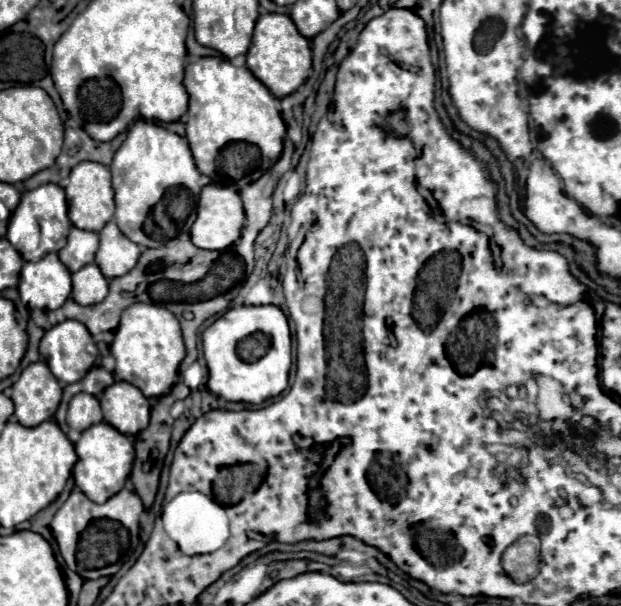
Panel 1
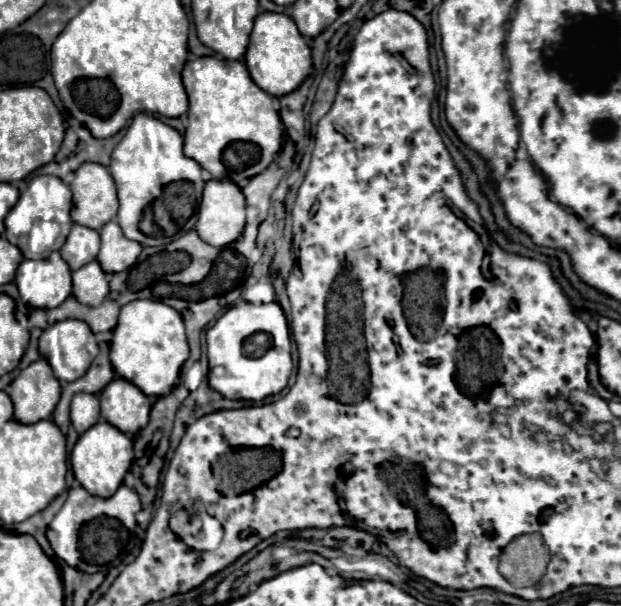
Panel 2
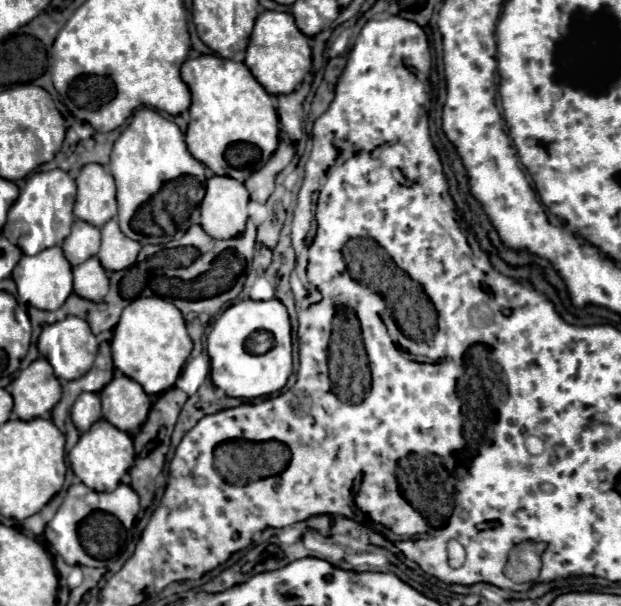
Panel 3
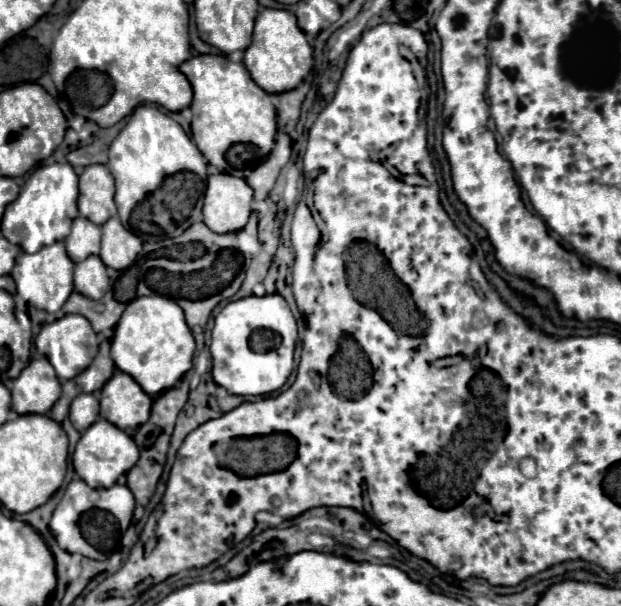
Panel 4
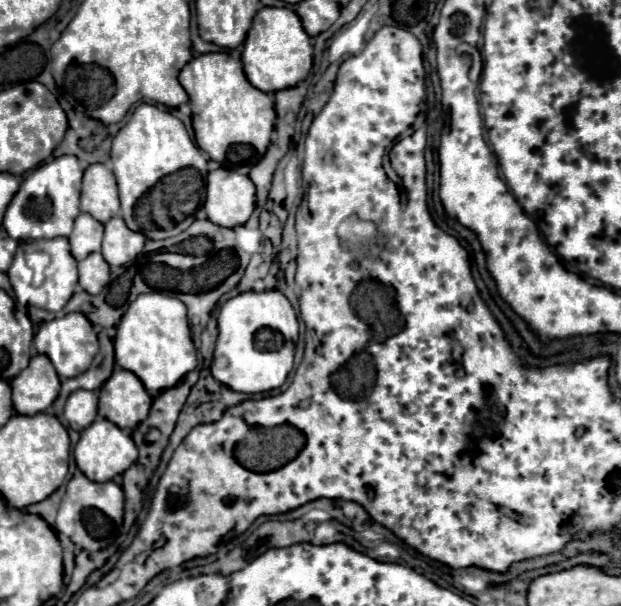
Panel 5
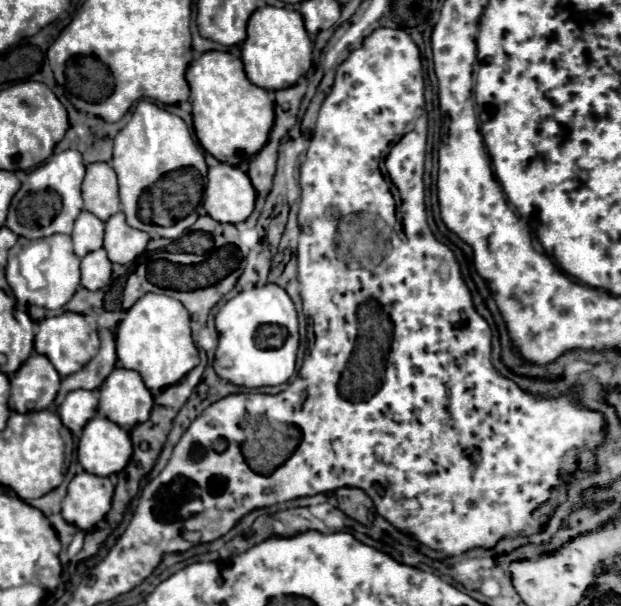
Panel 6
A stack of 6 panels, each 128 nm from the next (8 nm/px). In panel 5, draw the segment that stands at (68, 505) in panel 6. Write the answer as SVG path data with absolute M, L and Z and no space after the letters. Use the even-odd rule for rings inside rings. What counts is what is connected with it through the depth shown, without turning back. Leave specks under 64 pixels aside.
M76 474L68 486L66 486L66 494L60 502L60 510L58 510L58 516L56 516L56 530L66 534L76 546L80 546L82 550L88 550L88 552L94 552L94 550L102 550L104 548L104 542L102 540L94 540L88 536L86 528L82 526L82 512L88 510L88 508L96 508L100 510L102 514L106 514L110 520L114 520L116 524L122 524L124 520L124 490L114 484L114 482L104 482L104 484L98 484L98 482L90 482L84 474Z

